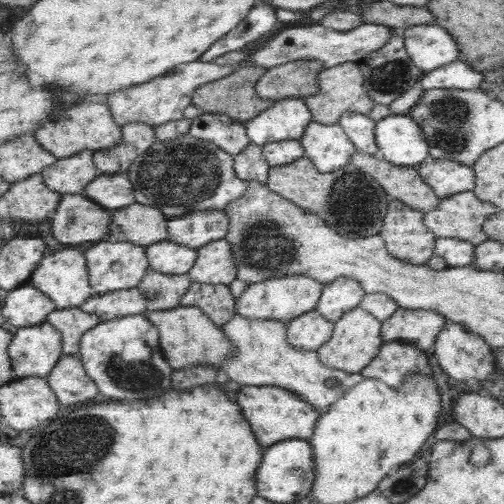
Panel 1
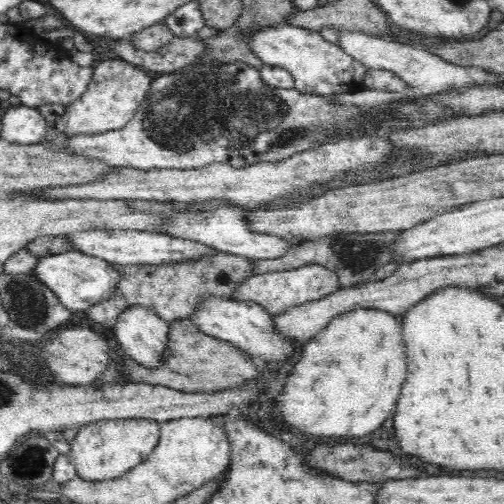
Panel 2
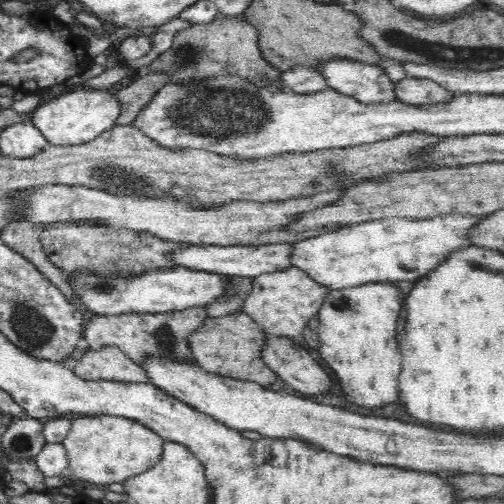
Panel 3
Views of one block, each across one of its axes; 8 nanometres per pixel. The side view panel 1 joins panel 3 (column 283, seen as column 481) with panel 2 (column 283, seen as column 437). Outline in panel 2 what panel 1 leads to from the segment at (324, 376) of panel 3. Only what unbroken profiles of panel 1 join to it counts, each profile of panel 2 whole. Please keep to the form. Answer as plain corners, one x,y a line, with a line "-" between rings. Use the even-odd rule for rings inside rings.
204,300
202,306
198,306
198,310
190,316
192,322
196,322
196,326
212,336
212,338
220,338
224,342
230,342
232,346
248,352
252,358
260,358
268,364
284,364
292,354
294,354
294,342
284,336
276,322
274,316
270,312
266,312
260,304
256,302
238,302
238,300

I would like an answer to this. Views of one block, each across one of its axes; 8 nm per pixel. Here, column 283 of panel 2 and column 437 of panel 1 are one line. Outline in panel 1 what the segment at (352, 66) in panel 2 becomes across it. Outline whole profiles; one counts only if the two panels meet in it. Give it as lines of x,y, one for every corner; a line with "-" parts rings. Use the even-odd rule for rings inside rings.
417,24
401,30
407,58
421,72
431,72
457,58
455,40
441,26
433,24

